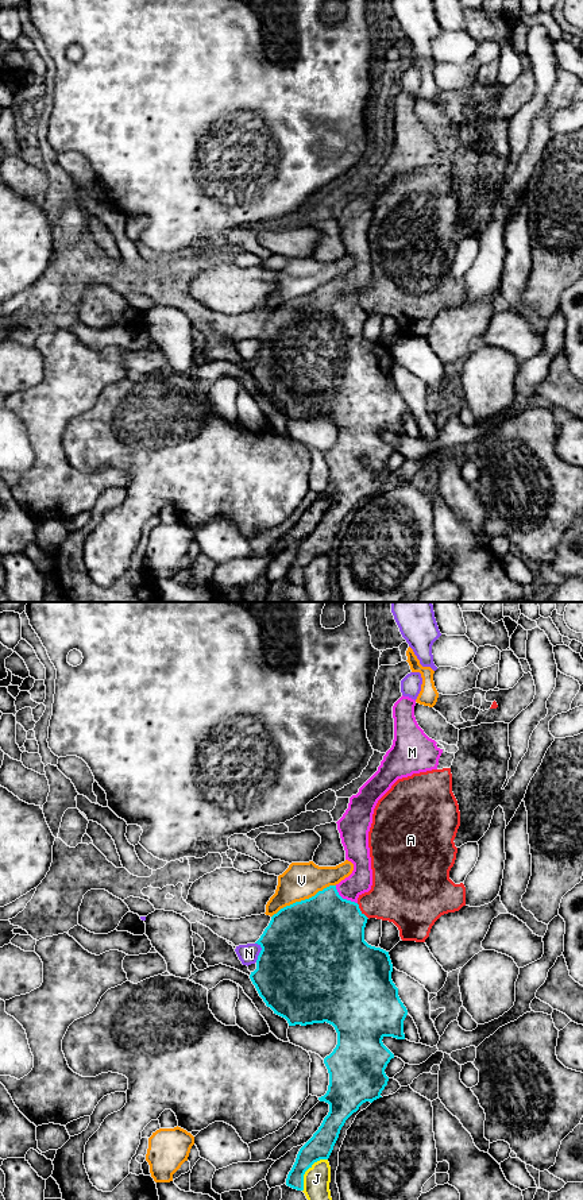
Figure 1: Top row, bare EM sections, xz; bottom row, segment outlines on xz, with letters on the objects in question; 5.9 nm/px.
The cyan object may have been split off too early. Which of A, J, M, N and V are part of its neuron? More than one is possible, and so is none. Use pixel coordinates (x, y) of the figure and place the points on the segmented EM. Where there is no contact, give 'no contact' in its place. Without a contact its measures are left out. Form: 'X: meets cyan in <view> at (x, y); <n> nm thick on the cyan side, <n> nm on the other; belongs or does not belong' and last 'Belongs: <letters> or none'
A: meets cyan in xz at (361, 911); 460 nm thick on the cyan side, 340 nm on the other; does not belong
J: meets cyan in xz at (307, 1169); 150 nm thick on the cyan side, 160 nm on the other; does not belong
M: meets cyan in xz at (344, 899); 480 nm thick on the cyan side, 140 nm on the other; belongs
N: meets cyan in xz at (261, 952); 500 nm thick on the cyan side, 120 nm on the other; does not belong
V: meets cyan in xz at (302, 901); 500 nm thick on the cyan side, 220 nm on the other; does not belong
Belongs: M

